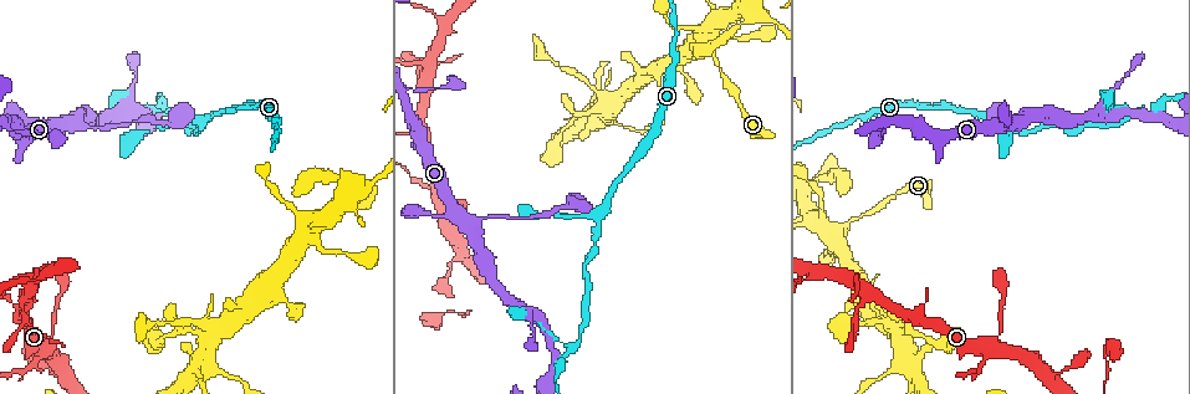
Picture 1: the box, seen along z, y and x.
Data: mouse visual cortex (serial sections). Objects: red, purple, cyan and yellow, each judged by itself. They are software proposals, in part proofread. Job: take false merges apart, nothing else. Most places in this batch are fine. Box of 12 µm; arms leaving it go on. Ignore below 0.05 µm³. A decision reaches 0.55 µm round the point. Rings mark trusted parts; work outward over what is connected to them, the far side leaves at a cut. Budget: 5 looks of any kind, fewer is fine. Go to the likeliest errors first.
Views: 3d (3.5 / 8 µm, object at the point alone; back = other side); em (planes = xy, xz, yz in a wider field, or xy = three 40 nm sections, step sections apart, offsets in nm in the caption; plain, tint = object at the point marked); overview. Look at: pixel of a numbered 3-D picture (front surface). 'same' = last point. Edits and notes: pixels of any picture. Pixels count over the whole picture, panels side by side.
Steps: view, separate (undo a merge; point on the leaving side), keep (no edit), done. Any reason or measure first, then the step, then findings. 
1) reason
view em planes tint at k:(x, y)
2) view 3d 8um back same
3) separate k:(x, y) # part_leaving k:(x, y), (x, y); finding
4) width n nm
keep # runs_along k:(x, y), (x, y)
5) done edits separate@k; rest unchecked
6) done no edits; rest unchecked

thin neck
view 3d 3.5um back at 1:(995, 342)

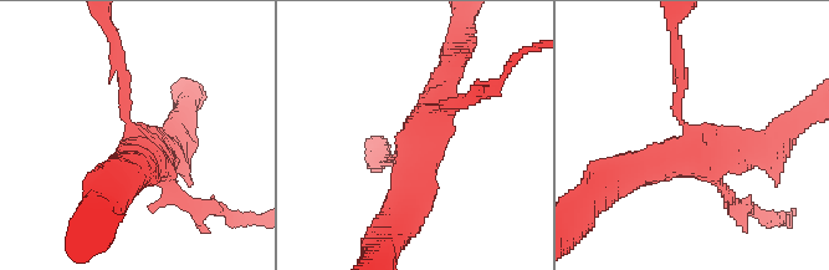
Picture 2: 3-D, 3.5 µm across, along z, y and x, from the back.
arms 4; arm_widths 150, 200, 300, 450 nm; now the EM
view em xy step 5 tint at 2:(412, 141)

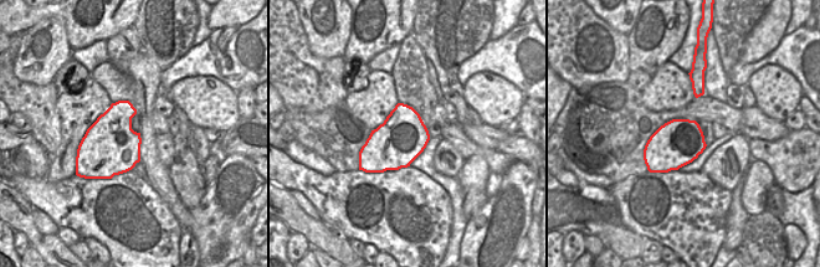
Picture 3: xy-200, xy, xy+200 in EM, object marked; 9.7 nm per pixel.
keep # runs_along 2:(451, 66), (420, 133), (409, 213); one cell here

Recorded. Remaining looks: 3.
a narrow waist
view 3d 3.5um at 1:(596, 105)

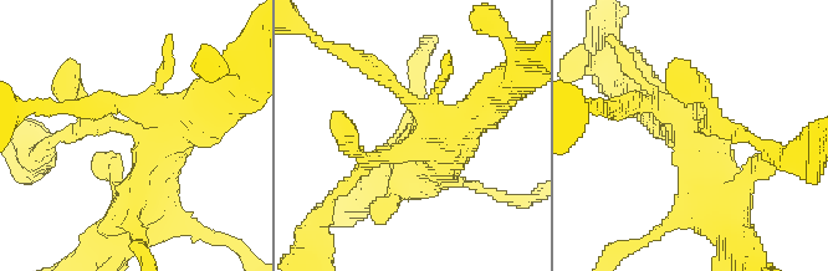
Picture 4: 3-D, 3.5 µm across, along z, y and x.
shape alone is not enough
view em xy step 5 tint at 4:(695, 132)

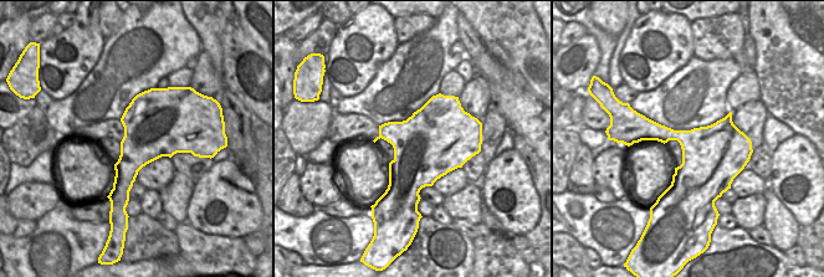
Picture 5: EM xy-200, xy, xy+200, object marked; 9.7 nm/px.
view em planes tint same

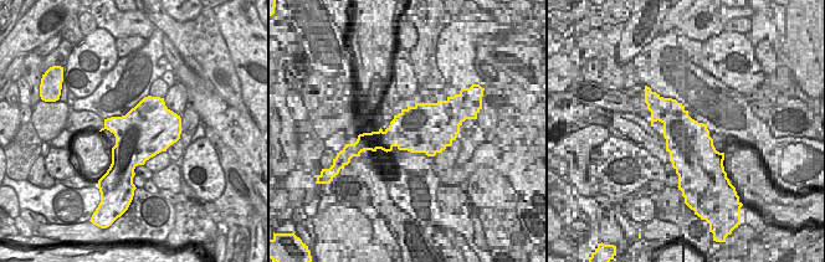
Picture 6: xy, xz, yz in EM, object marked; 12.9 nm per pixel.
keep # runs_along 4:(216, 101), (159, 139), (136, 204); all the same cell

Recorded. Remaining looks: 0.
done no edits; rest unchecked

